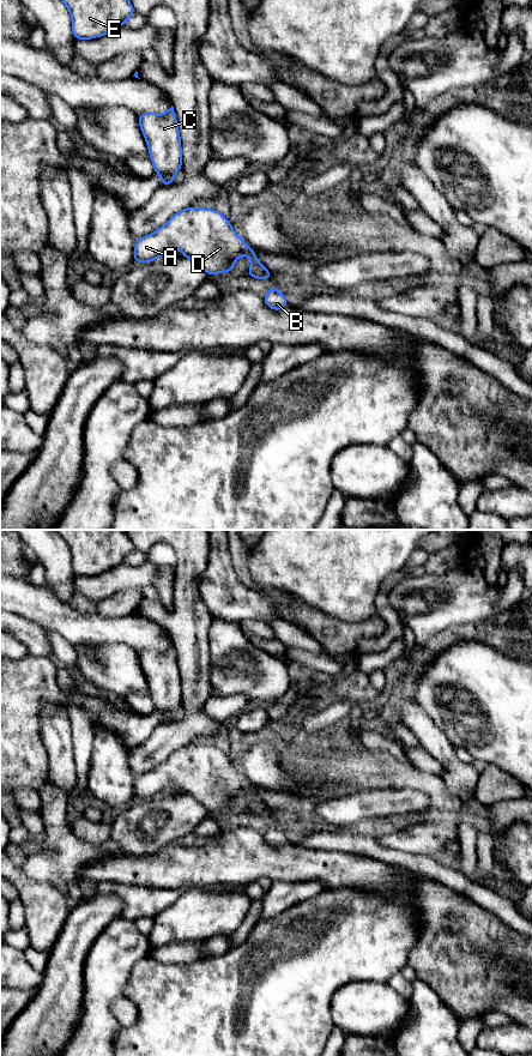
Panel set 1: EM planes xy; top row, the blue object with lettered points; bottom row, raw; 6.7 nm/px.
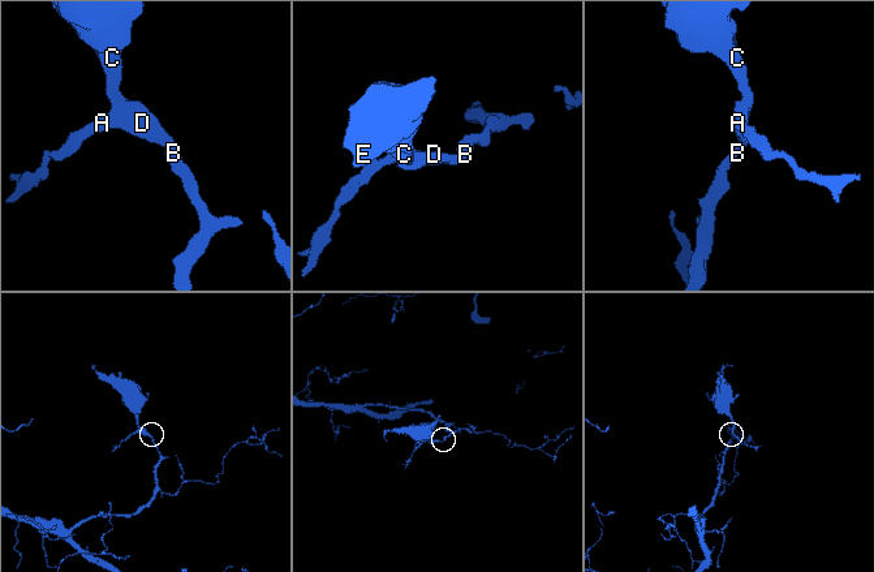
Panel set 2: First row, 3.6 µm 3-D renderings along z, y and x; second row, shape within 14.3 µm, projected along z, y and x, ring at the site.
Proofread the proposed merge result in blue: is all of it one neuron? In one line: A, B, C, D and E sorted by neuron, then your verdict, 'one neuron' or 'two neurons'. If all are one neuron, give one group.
A B C D E | one neuron

